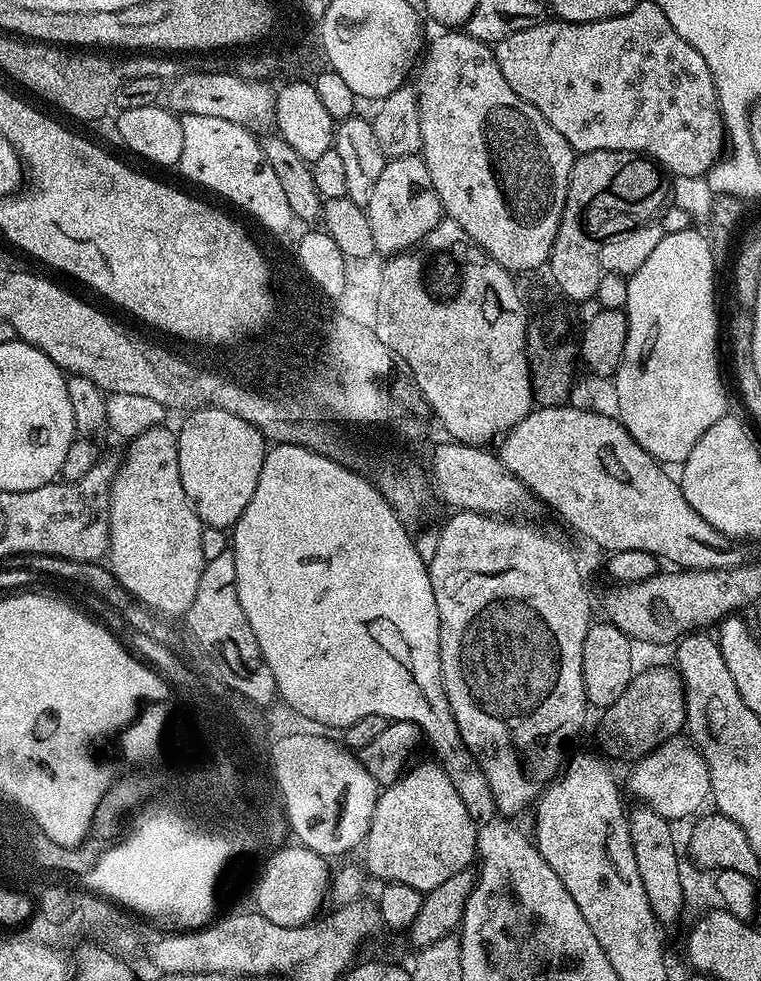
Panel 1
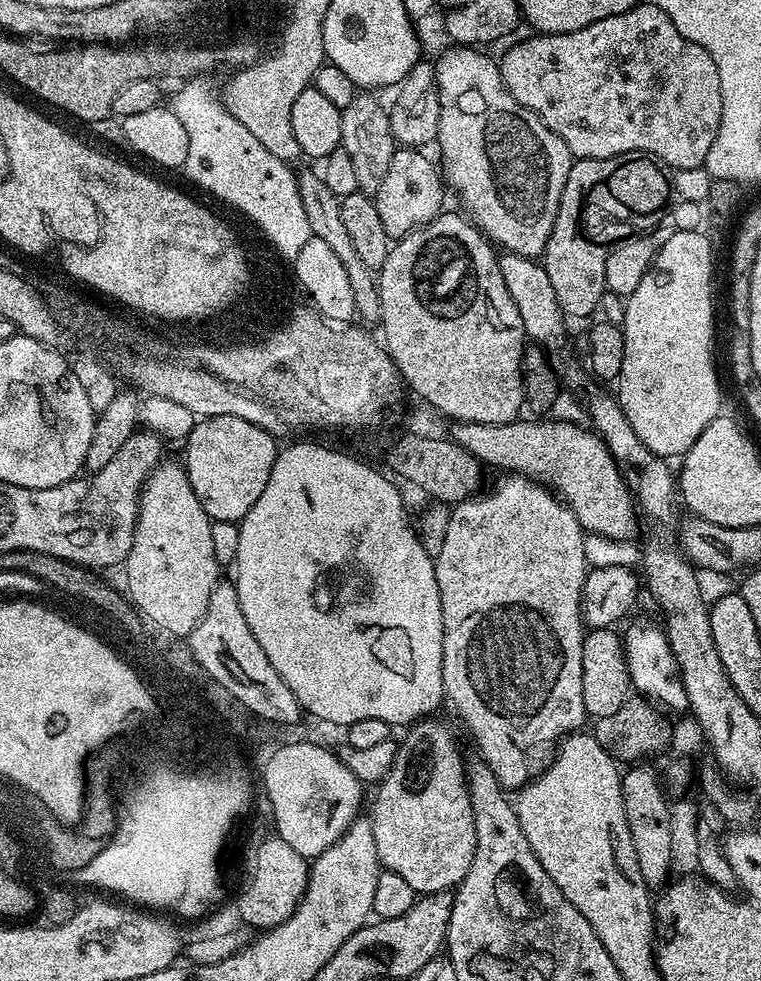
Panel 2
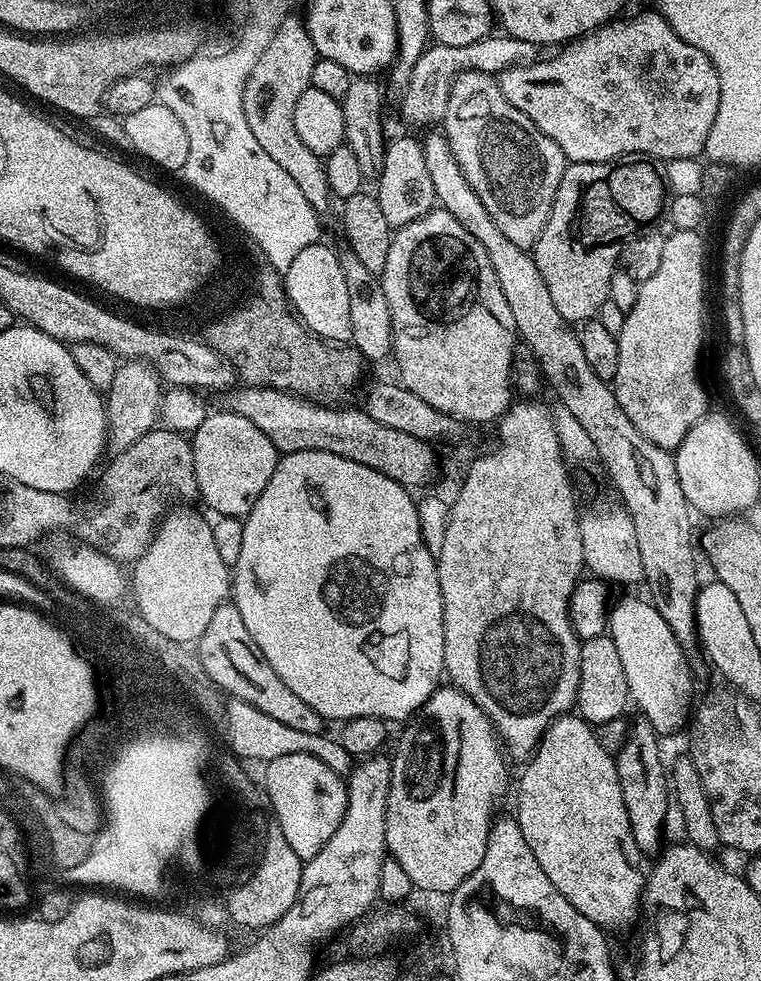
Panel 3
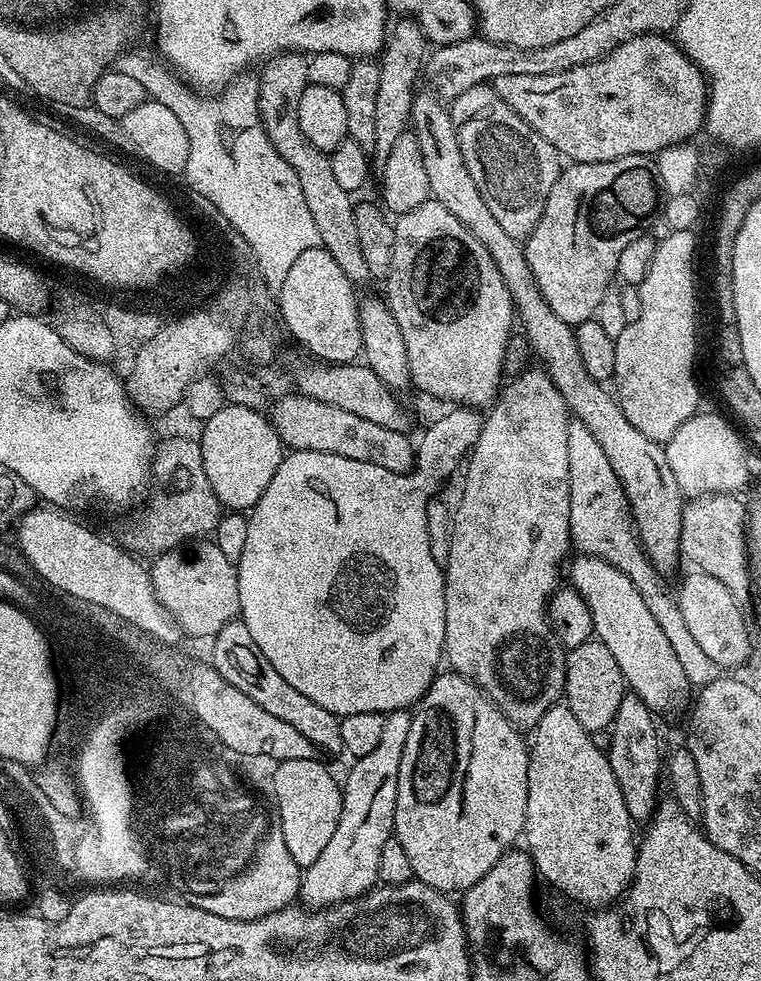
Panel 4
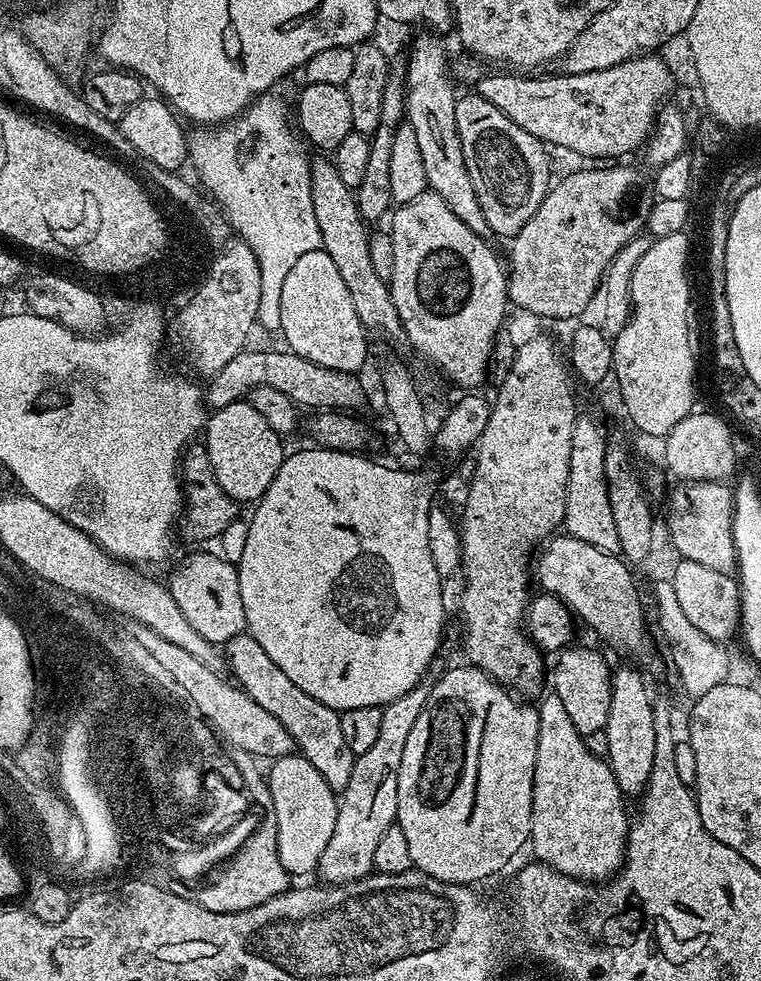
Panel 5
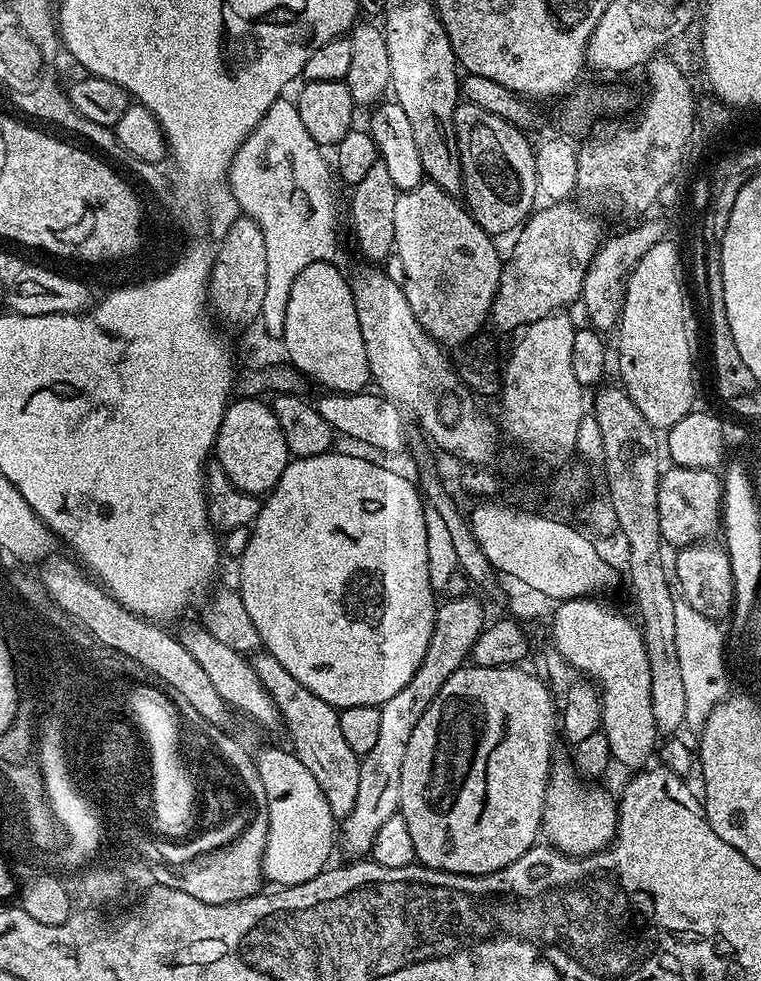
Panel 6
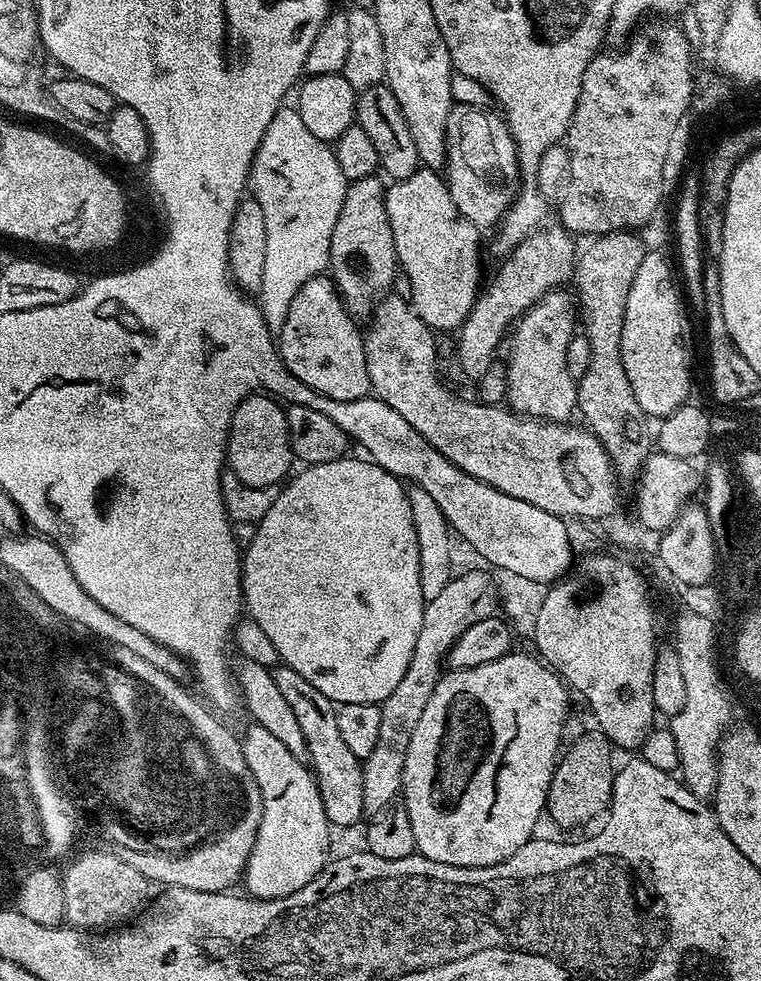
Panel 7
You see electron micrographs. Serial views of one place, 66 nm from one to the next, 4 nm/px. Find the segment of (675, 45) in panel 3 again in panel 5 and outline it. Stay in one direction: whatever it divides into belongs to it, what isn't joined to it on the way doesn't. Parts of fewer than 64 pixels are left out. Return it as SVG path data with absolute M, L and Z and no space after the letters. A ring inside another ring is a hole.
M641 54L631 56L626 62L622 62L618 66L610 66L610 70L594 70L590 74L555 74L556 76L540 76L544 74L505 74L503 71L496 70L493 76L488 74L481 75L480 79L475 81L475 95L486 98L486 102L490 102L490 106L498 106L498 110L502 110L502 114L506 114L506 118L510 118L510 122L514 122L514 126L522 126L522 130L526 130L526 134L534 134L534 138L543 140L545 145L553 146L557 144L560 148L565 148L568 152L577 152L580 156L593 156L593 161L604 162L607 156L616 156L612 158L624 158L627 152L632 152L636 147L643 145L651 136L653 128L656 126L657 115L665 103L664 100L672 92L672 72L668 69L668 64L664 60L659 60L656 54Z

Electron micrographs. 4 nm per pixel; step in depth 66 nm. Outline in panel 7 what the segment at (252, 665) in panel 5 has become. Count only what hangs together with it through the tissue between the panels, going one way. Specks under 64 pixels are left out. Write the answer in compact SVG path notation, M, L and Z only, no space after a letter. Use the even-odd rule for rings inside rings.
M277 666L271 669L275 685L286 697L290 710L294 710L294 718L298 718L298 726L302 726L302 734L308 747L307 763L314 773L317 784L320 785L322 810L326 814L329 825L336 828L352 828L365 815L364 799L362 798L362 774L364 765L361 760L342 742L342 734L338 730L336 717L337 705L333 704L326 694L322 694L298 670L287 666Z

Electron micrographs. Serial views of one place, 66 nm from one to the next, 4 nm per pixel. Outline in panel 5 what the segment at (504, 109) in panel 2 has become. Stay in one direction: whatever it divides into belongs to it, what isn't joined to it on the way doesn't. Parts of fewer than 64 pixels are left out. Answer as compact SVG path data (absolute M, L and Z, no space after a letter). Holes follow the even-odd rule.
M475 94L461 95L456 102L456 121L458 122L458 138L462 142L462 158L466 158L466 170L470 170L470 182L474 182L474 194L478 194L478 202L482 202L482 214L486 214L486 222L493 233L511 238L516 235L526 222L538 210L553 183L552 164L548 161L549 149L543 140L534 138L534 134L526 134L522 126L514 126L498 106L490 106L486 98Z

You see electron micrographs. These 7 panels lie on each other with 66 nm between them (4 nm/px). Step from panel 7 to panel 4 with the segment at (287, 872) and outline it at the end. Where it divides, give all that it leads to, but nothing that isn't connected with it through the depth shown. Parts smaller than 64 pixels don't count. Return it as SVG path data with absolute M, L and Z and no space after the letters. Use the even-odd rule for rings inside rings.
M319 759L281 760L272 772L272 792L276 795L274 808L286 838L286 850L290 850L290 858L294 858L301 869L309 868L322 846L330 842L330 834L334 834L334 826L338 826L342 814L344 793L341 785L320 763Z

